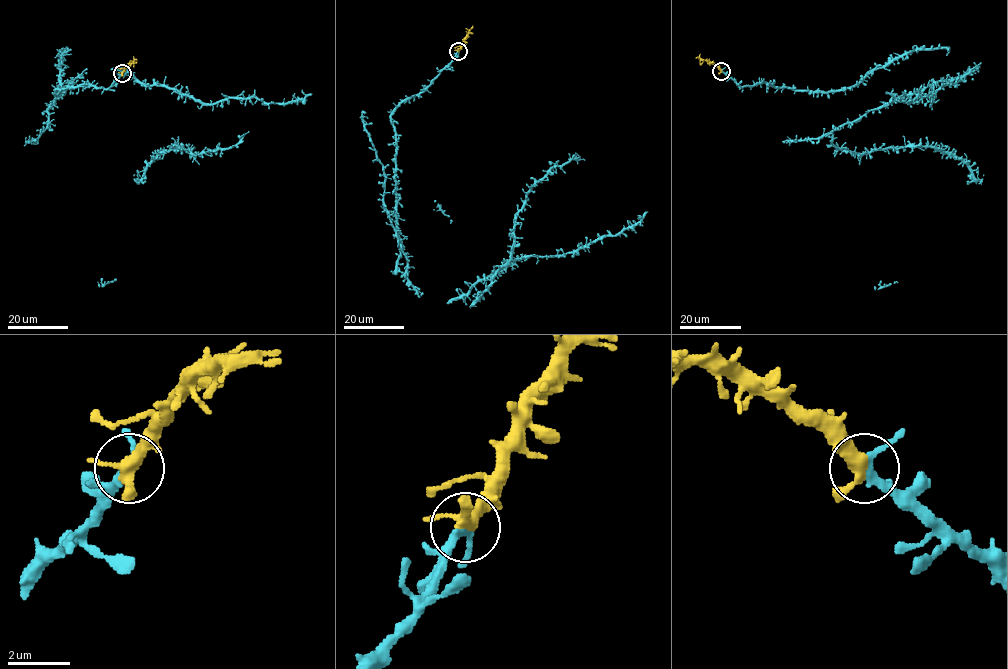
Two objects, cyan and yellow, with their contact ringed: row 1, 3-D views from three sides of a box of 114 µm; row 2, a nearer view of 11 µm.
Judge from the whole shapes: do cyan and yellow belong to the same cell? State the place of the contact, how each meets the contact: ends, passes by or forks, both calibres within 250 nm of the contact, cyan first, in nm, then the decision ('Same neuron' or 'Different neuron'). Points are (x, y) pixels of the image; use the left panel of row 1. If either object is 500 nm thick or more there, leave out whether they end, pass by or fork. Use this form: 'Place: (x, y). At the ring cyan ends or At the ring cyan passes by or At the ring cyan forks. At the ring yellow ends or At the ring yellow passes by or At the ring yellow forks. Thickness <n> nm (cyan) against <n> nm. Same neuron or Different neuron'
Place: (122, 73). At the ring cyan passes by. At the ring yellow forks. Thickness 240 nm (cyan) against 320 nm. Same neuron

